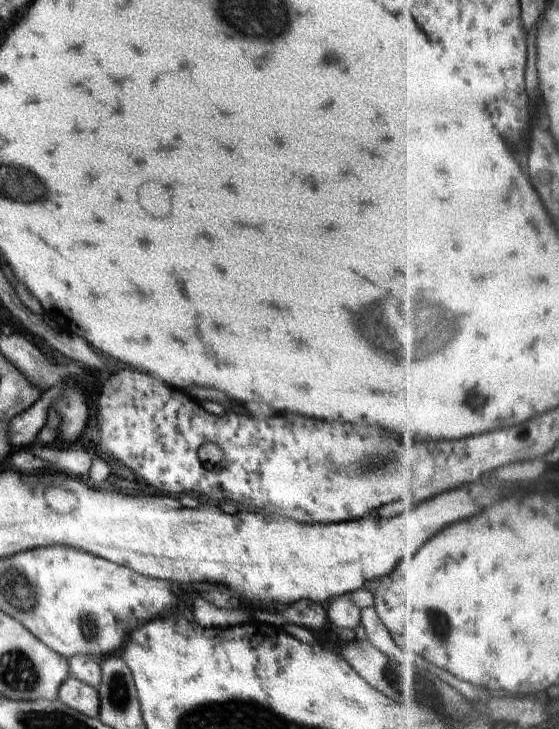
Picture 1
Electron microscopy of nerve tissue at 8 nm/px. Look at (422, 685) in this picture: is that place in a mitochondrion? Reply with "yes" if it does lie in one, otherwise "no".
yes

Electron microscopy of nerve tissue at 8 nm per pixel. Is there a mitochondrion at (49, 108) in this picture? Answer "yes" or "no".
no

